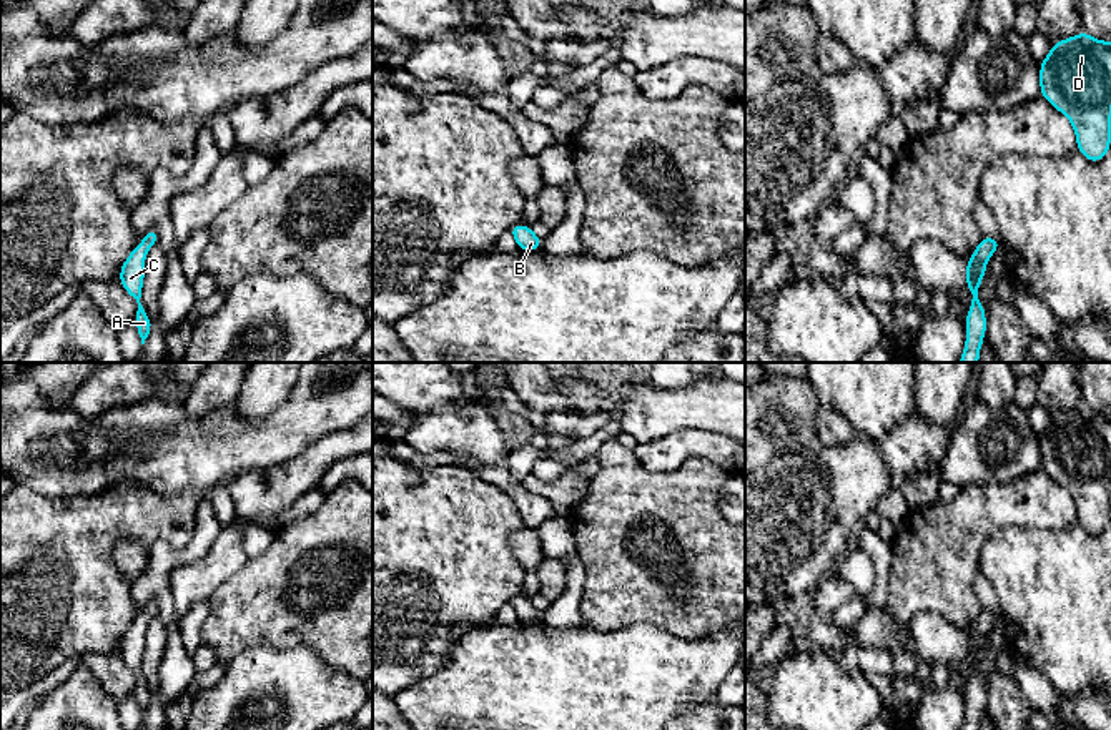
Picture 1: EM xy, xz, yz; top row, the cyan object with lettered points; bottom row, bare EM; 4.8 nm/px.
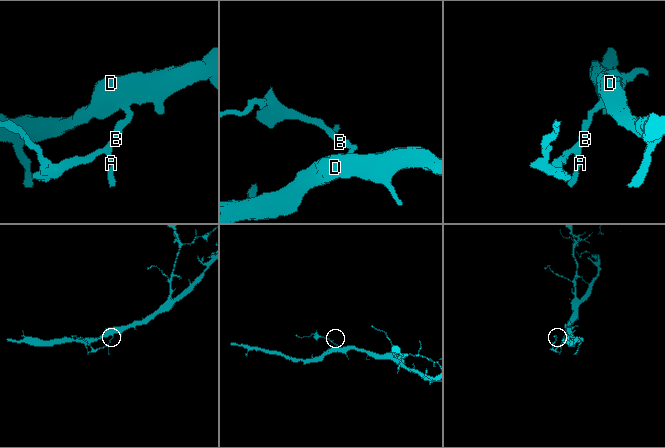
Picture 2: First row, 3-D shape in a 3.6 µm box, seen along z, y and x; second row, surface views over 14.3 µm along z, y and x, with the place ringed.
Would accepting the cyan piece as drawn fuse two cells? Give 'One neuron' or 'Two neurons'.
One neuron

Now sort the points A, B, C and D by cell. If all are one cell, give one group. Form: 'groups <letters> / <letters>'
groups A B C D

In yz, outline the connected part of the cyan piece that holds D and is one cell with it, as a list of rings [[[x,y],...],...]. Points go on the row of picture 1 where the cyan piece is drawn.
[[[1084,30],[1054,42],[1039,63],[1039,91],[1073,125],[1078,151],[1101,161],[1111,150],[1111,42]]]

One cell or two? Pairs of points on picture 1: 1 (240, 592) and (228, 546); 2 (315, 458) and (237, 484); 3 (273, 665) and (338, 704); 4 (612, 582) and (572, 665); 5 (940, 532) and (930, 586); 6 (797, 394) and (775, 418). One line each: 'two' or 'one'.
1: two
2: one
3: one
4: two
5: one
6: one

